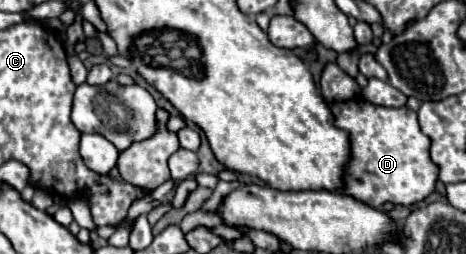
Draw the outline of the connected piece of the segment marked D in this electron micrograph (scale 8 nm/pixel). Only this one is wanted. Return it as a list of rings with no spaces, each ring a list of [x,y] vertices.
[[[366,100],[330,104],[334,126],[350,134],[350,160],[342,174],[342,194],[348,194],[372,208],[384,202],[412,206],[424,200],[436,184],[438,168],[430,160],[430,138],[420,130],[416,112],[408,106],[382,108]]]

